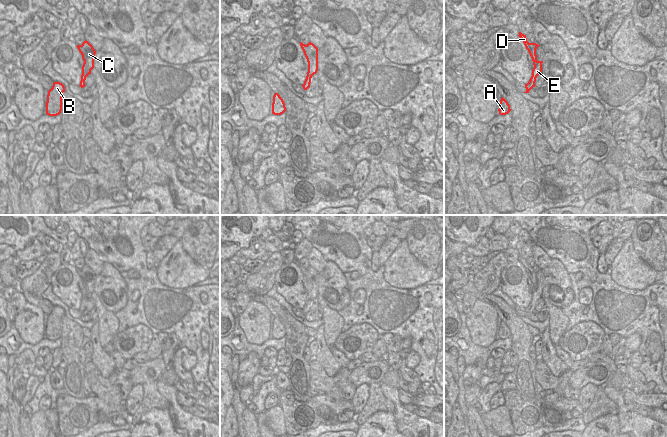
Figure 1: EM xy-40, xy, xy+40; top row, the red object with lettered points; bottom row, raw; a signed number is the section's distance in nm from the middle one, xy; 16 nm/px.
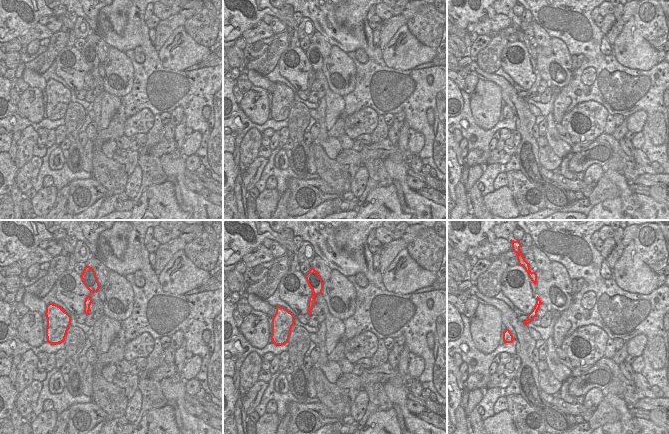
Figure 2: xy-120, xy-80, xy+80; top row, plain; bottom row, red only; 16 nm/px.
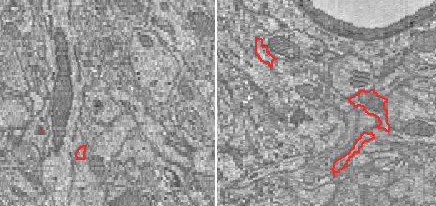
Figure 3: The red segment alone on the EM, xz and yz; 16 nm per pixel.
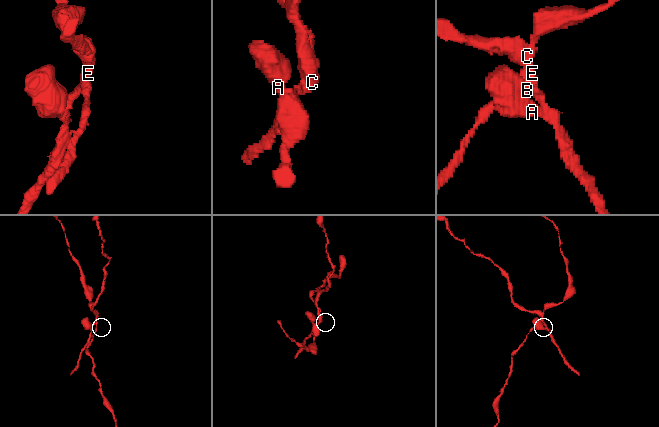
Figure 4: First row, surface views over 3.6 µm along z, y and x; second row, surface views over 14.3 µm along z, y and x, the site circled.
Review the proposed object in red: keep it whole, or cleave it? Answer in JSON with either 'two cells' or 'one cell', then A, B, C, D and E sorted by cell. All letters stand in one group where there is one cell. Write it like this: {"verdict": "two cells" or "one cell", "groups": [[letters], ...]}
{"verdict": "two cells", "groups": [["A", "B", "C", "E"], ["D"]]}

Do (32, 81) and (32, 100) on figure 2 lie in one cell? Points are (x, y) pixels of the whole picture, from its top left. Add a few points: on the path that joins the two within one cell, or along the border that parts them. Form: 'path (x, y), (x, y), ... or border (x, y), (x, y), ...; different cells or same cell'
border (29, 85), (35, 86), (41, 91); different cells

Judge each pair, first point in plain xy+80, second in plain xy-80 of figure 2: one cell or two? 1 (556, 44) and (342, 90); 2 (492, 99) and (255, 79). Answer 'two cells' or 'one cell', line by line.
1: one cell
2: two cells

